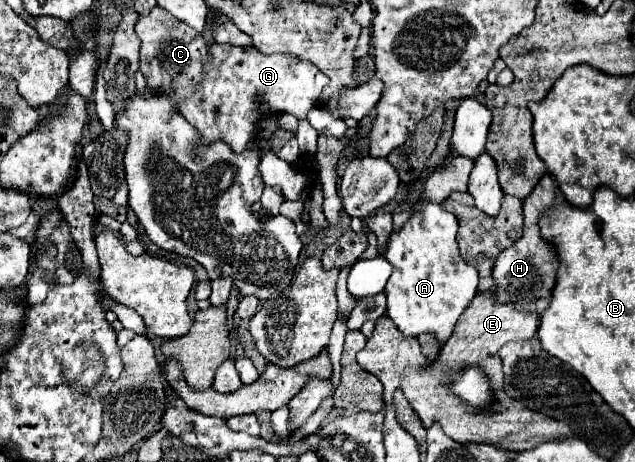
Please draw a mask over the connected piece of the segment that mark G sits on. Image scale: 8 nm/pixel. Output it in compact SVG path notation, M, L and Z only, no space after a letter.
M210 44L210 60L204 62L204 78L200 82L200 88L184 98L180 102L180 114L198 130L198 138L200 142L196 146L206 148L214 142L224 142L232 148L232 152L240 154L250 146L250 140L256 138L258 126L266 116L276 116L276 114L292 114L298 120L304 120L308 116L308 112L318 106L320 96L324 86L330 82L330 78L326 78L326 74L322 74L312 62L306 60L298 60L292 54L262 54L258 48L248 46L232 46L232 44Z

